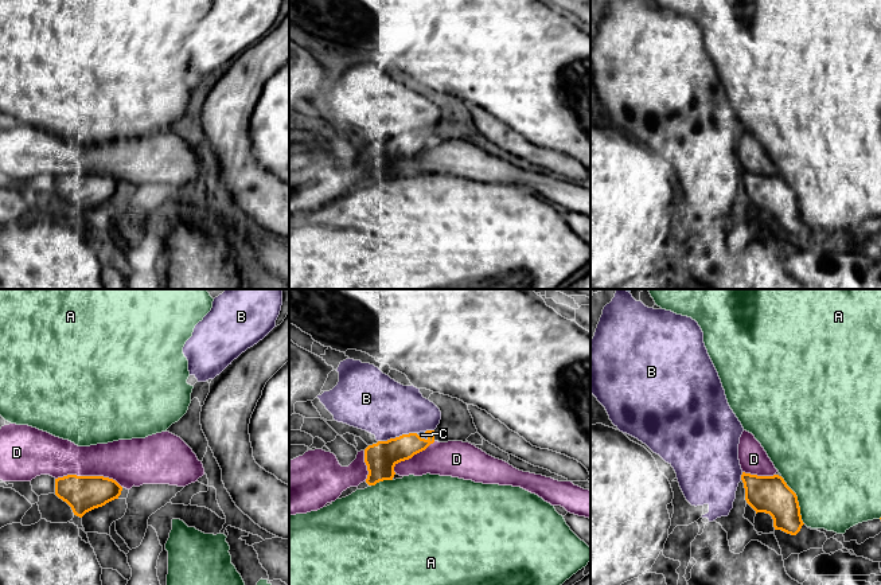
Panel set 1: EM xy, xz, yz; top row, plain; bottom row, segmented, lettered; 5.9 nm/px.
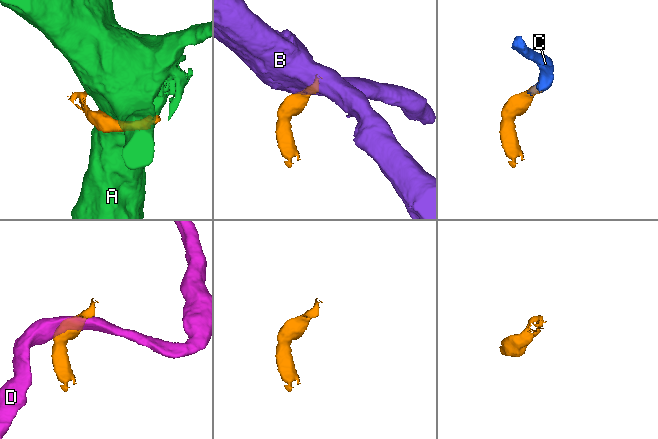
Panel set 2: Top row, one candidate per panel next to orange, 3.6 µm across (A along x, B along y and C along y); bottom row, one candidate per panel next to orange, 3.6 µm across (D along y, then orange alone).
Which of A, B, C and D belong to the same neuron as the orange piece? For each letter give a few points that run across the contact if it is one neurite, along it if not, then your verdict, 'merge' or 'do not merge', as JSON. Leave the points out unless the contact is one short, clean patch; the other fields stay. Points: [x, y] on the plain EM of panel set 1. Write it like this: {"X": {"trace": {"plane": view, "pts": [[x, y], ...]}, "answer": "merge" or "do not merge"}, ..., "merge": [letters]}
{"A": {"answer": "do not merge"}, "B": {"answer": "do not merge"}, "C": {"answer": "merge"}, "D": {"answer": "do not merge"}, "merge": ["C"]}

